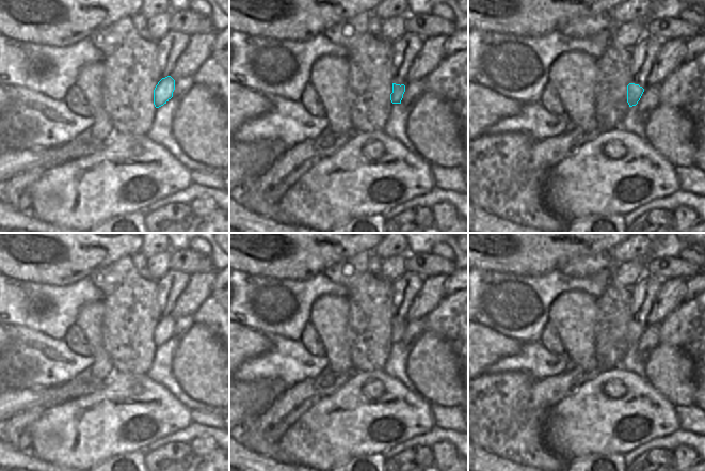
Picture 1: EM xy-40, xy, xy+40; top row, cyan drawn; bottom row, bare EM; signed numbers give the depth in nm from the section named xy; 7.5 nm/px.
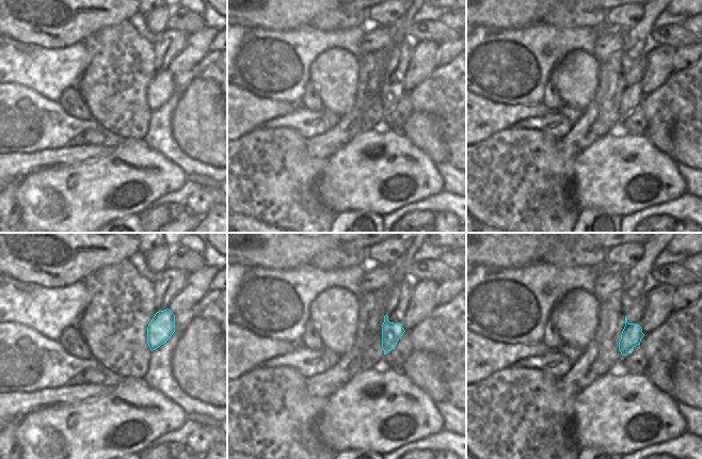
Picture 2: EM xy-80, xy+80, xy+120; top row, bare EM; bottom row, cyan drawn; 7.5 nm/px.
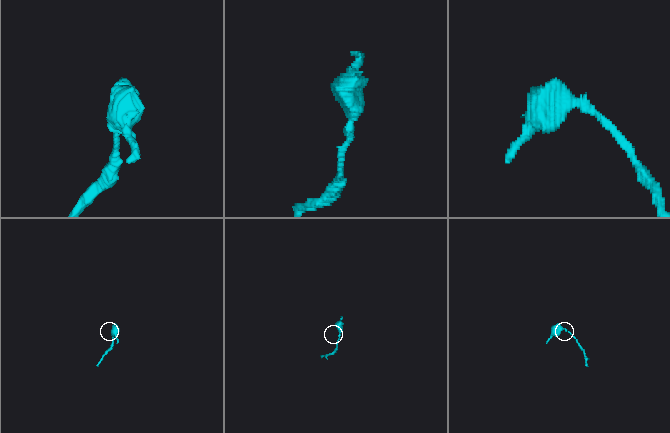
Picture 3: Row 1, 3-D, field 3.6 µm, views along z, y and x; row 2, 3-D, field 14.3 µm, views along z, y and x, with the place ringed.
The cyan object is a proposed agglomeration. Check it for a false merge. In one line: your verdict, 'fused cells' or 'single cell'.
fused cells

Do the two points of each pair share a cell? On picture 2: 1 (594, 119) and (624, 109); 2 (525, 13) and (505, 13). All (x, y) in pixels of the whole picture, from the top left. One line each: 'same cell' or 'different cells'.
1: different cells
2: same cell

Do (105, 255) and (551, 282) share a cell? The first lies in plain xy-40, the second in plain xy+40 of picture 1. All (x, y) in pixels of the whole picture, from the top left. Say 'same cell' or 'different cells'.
different cells

